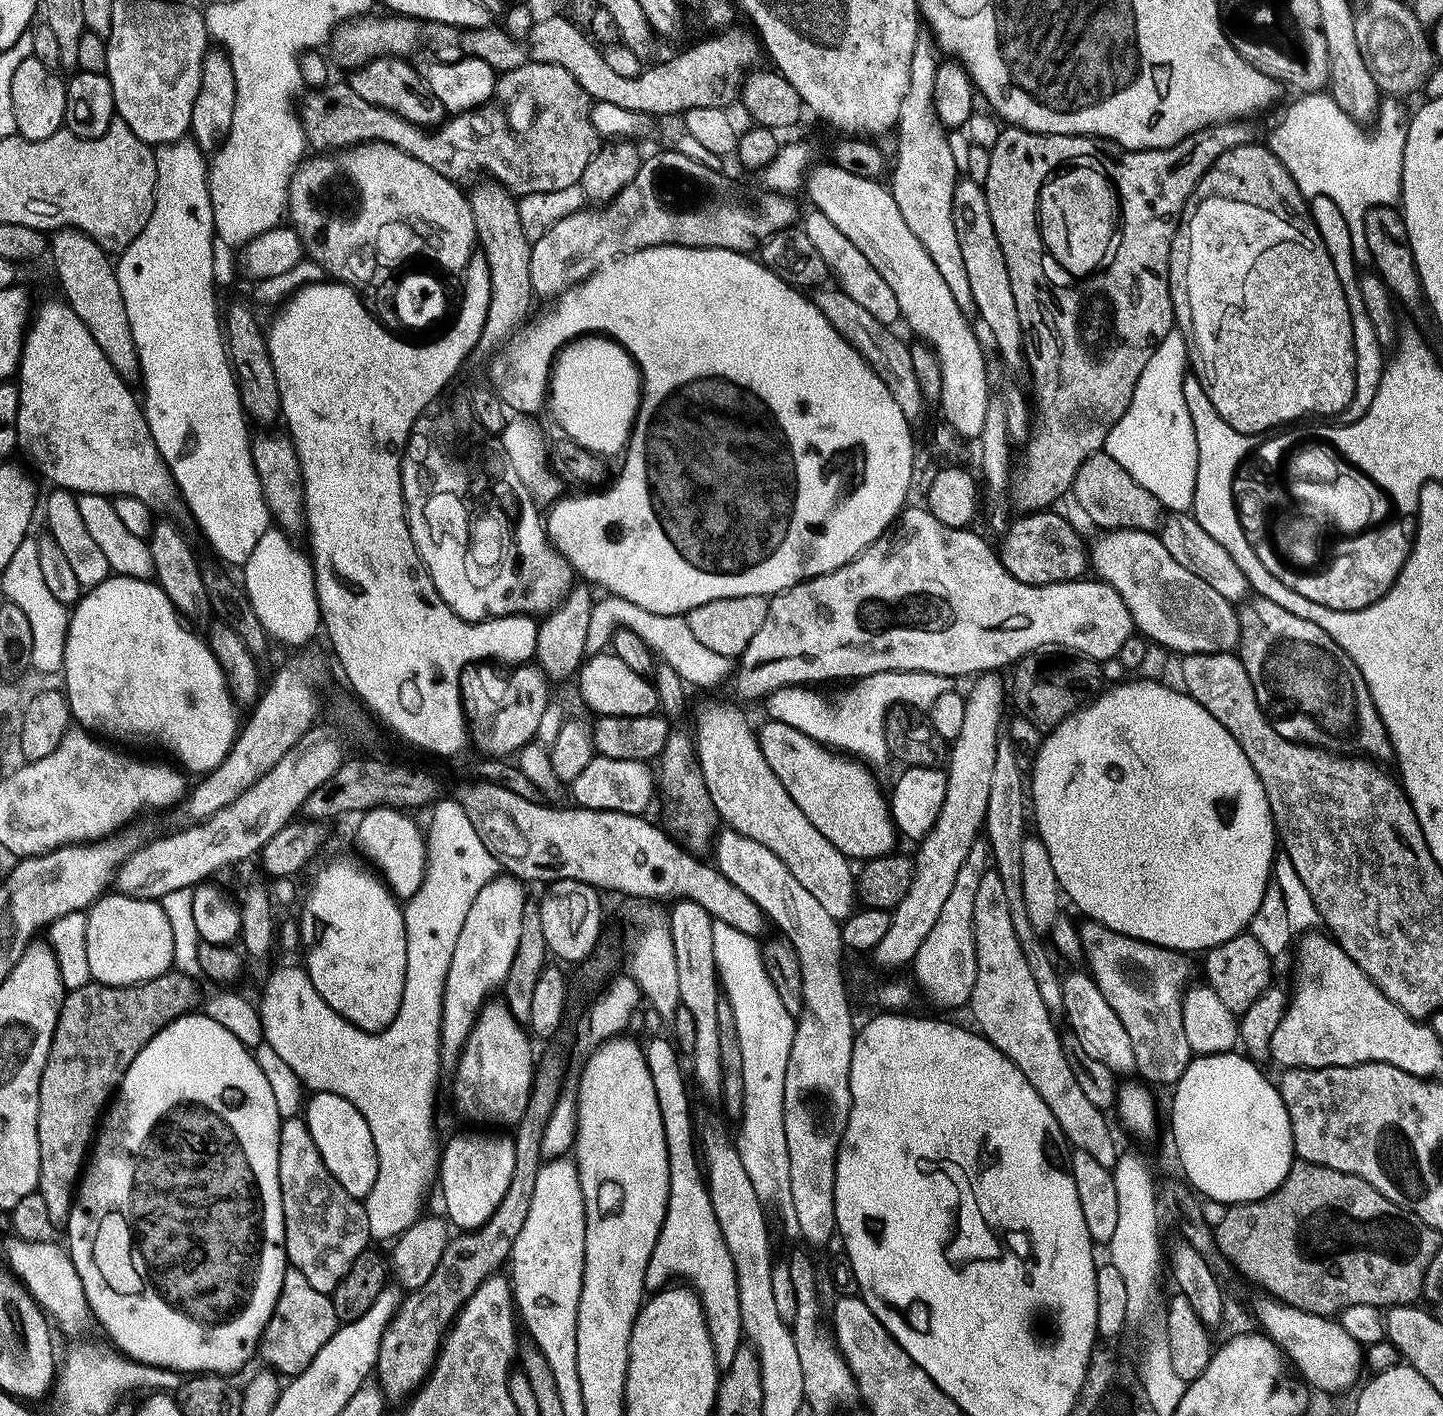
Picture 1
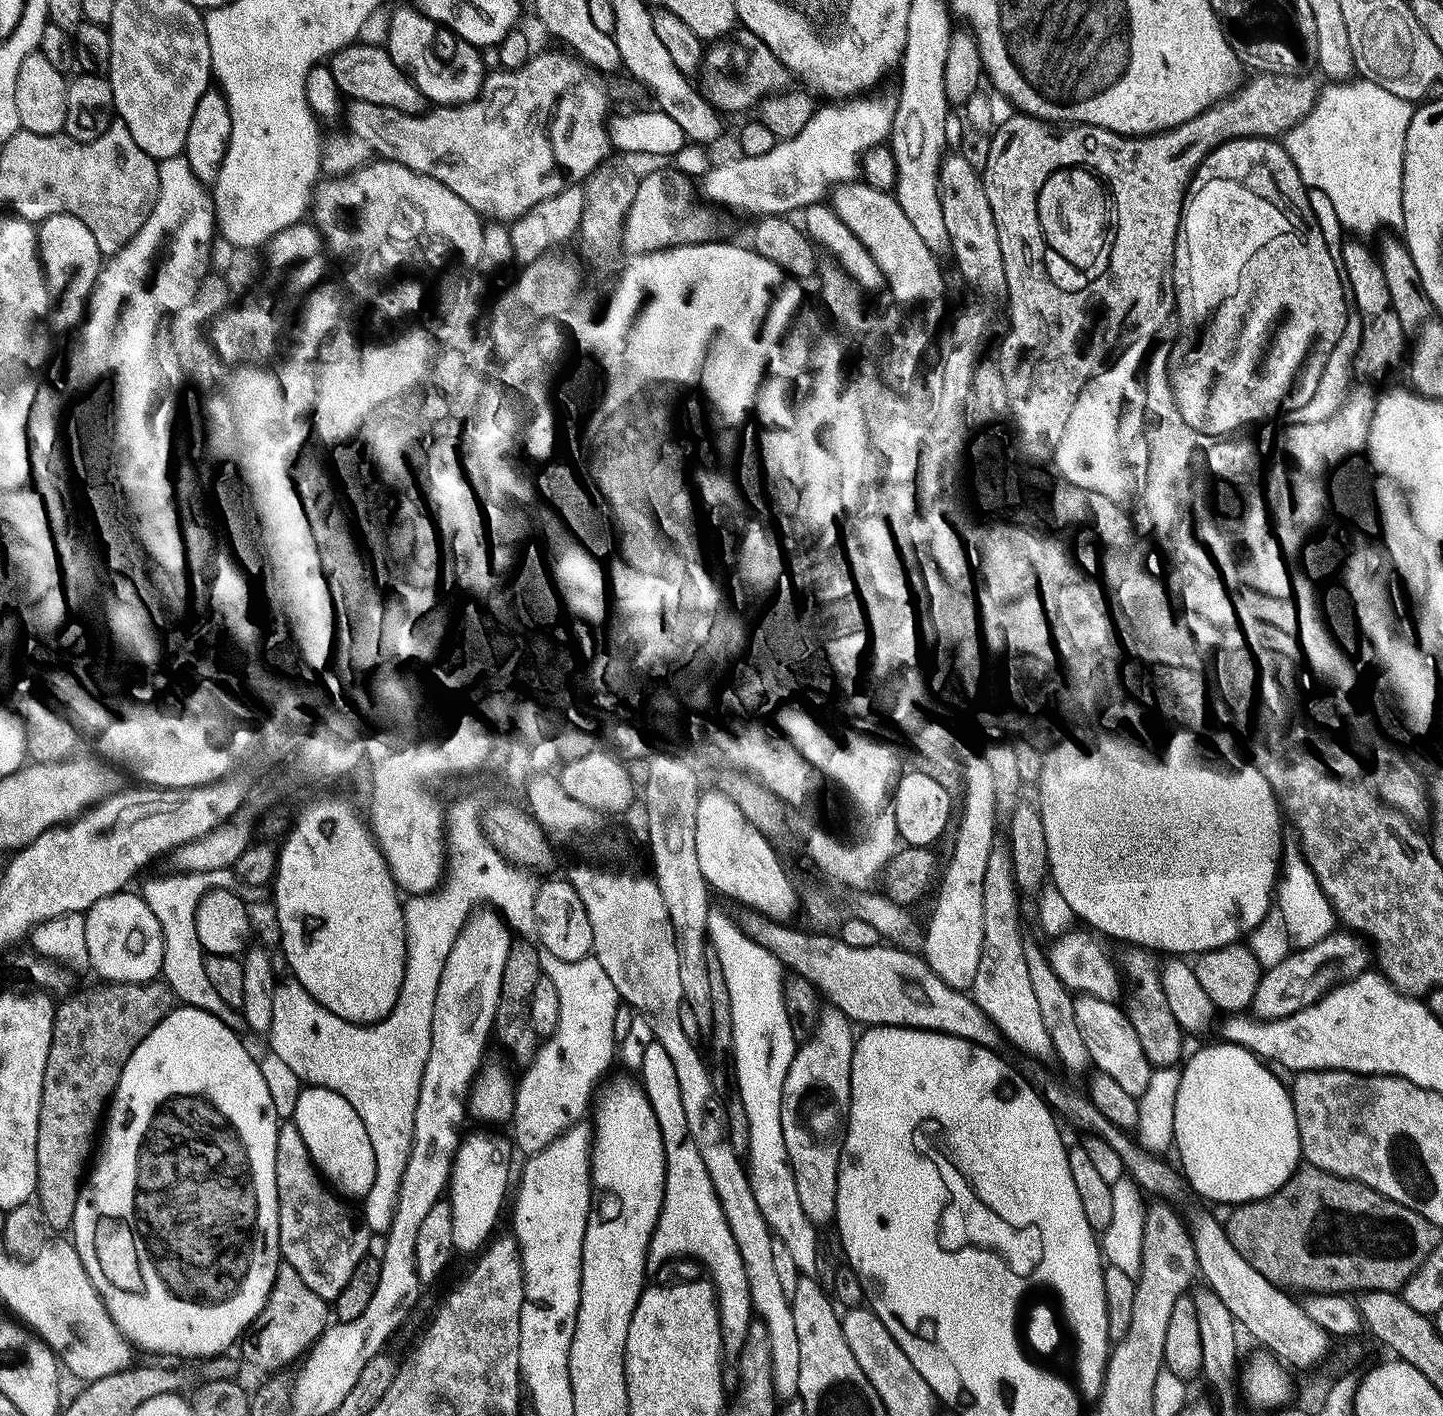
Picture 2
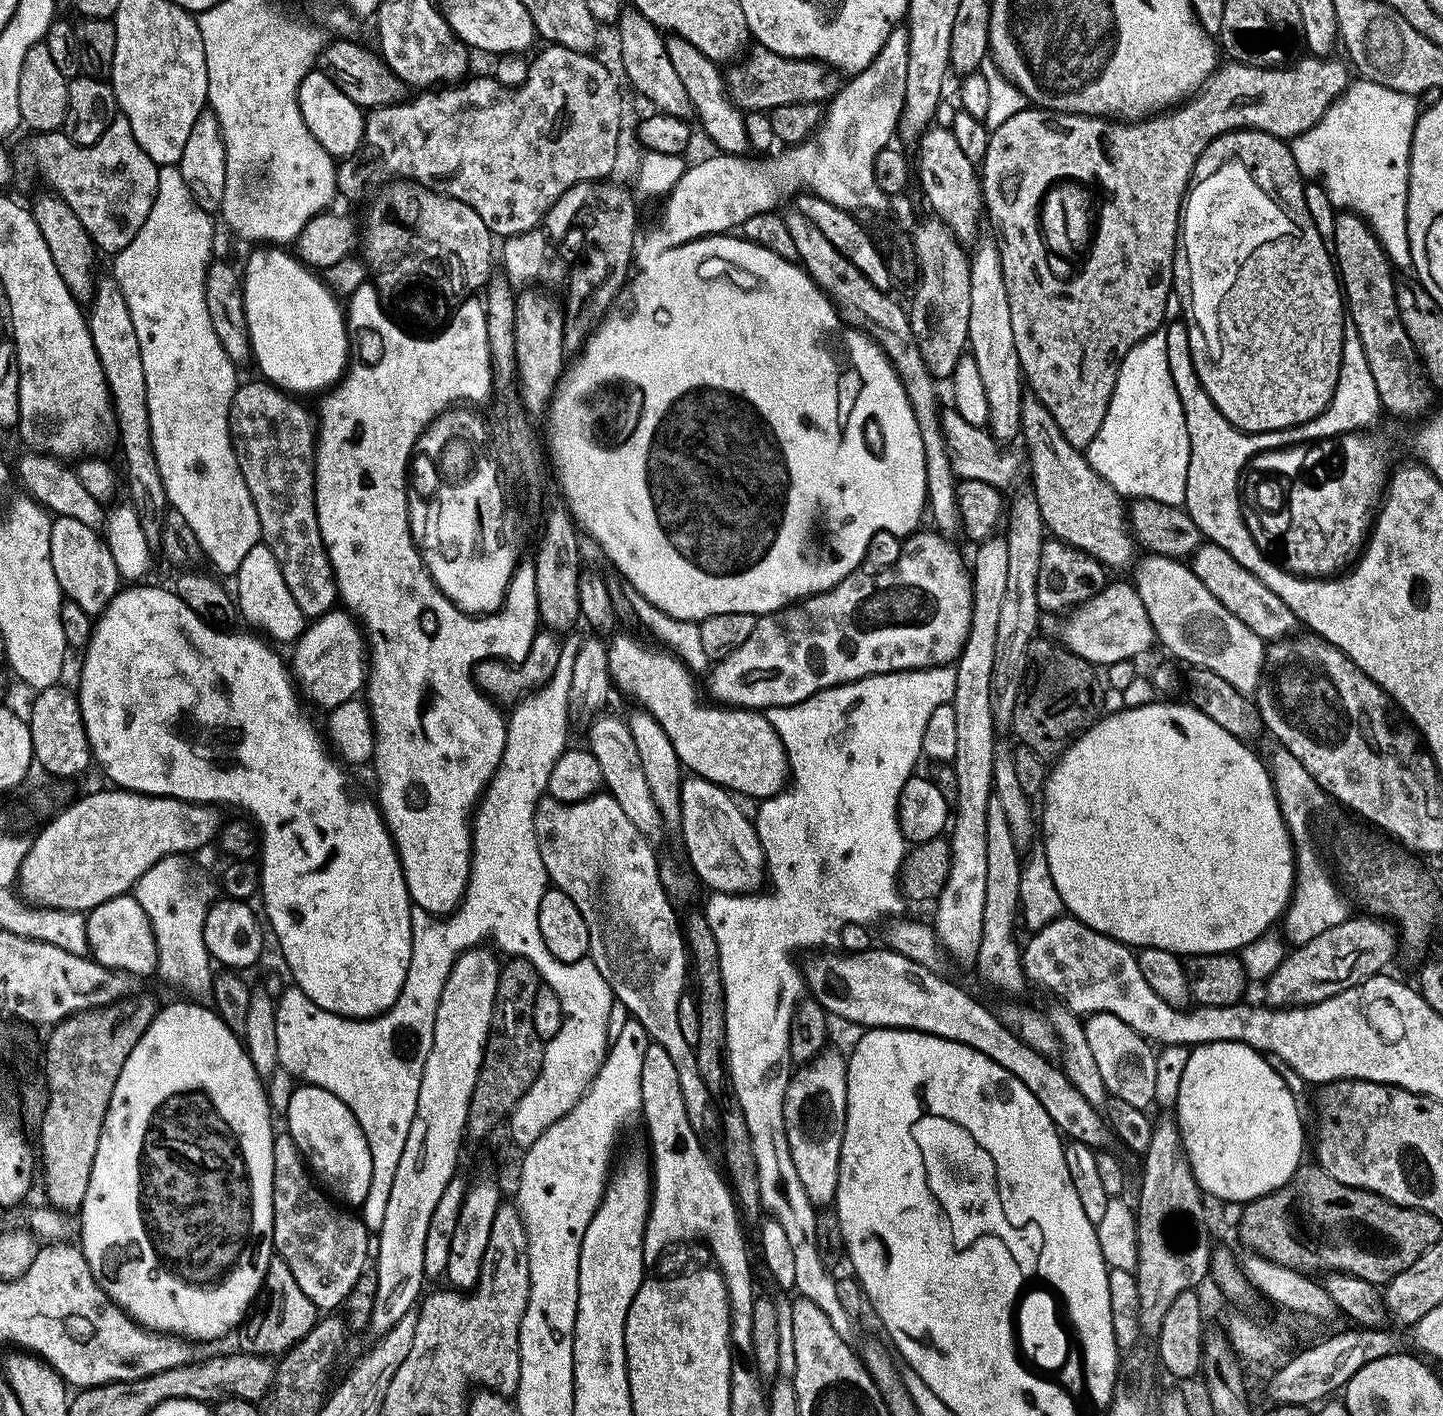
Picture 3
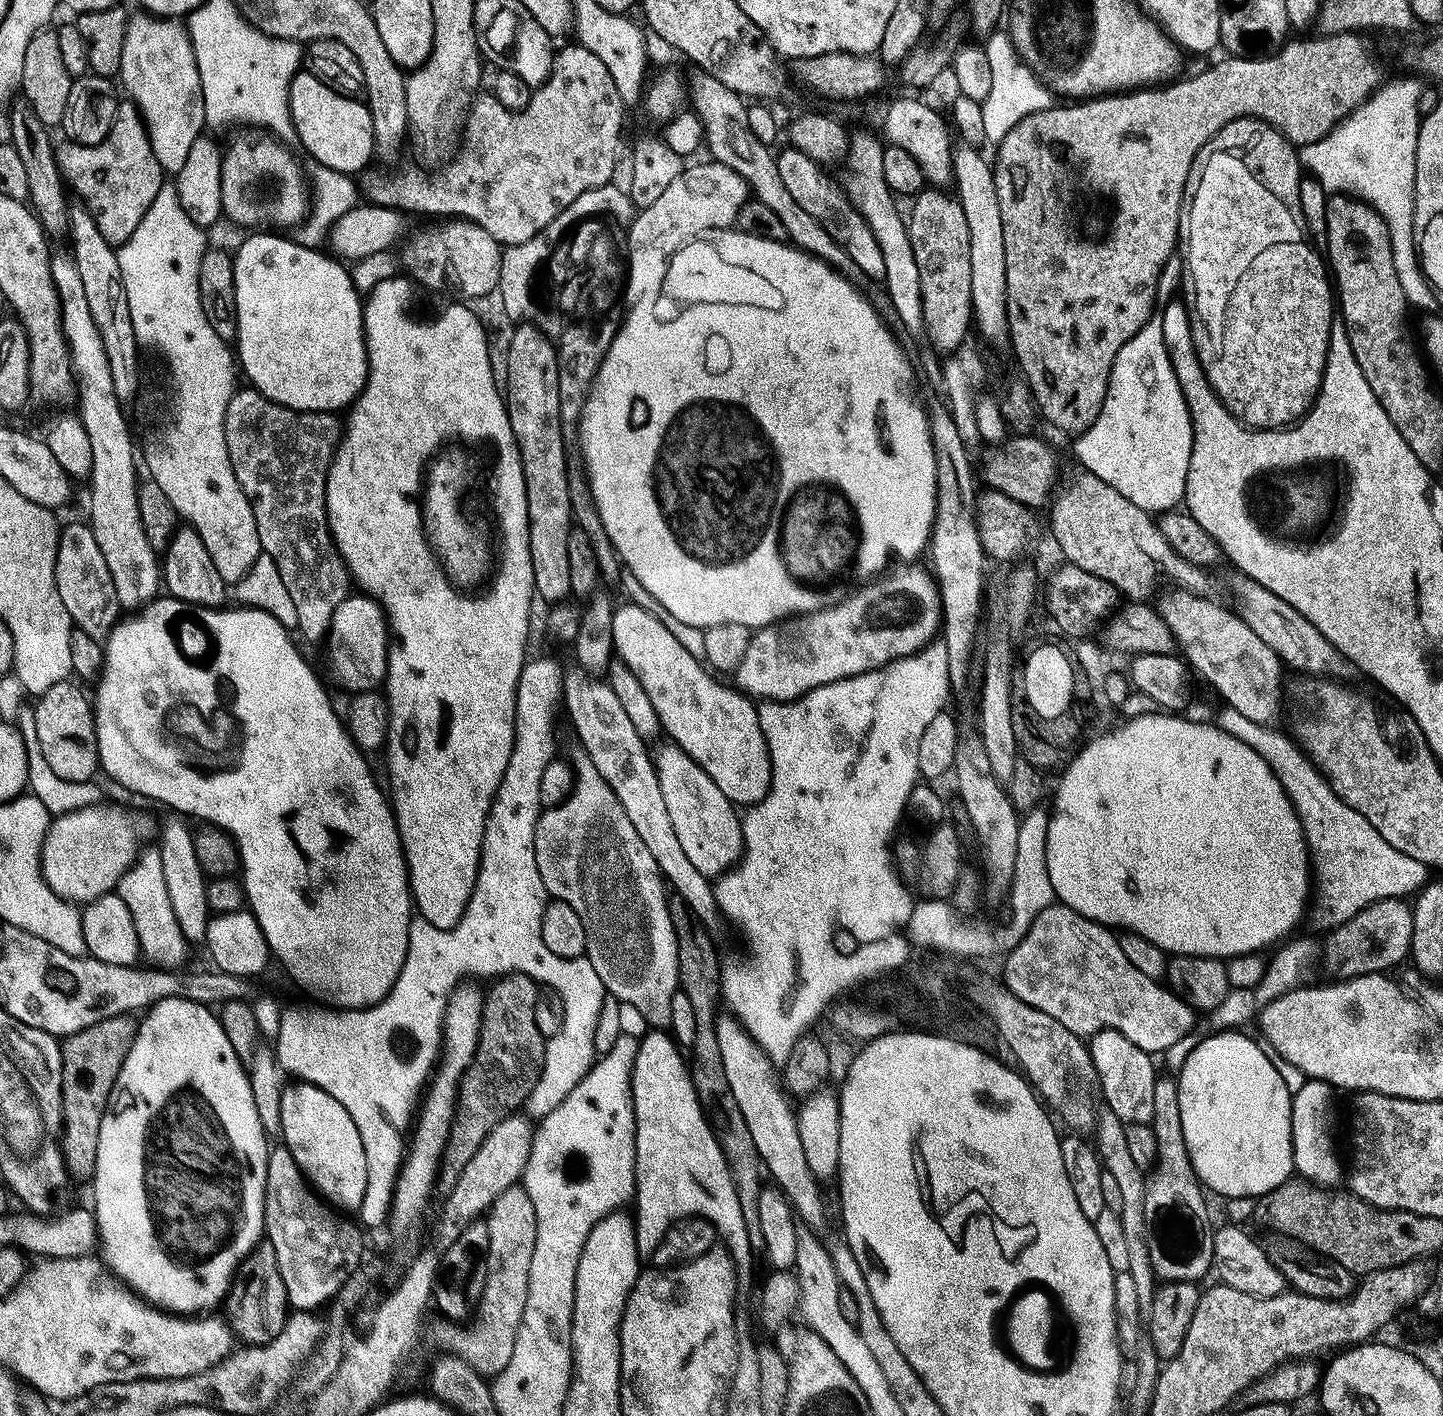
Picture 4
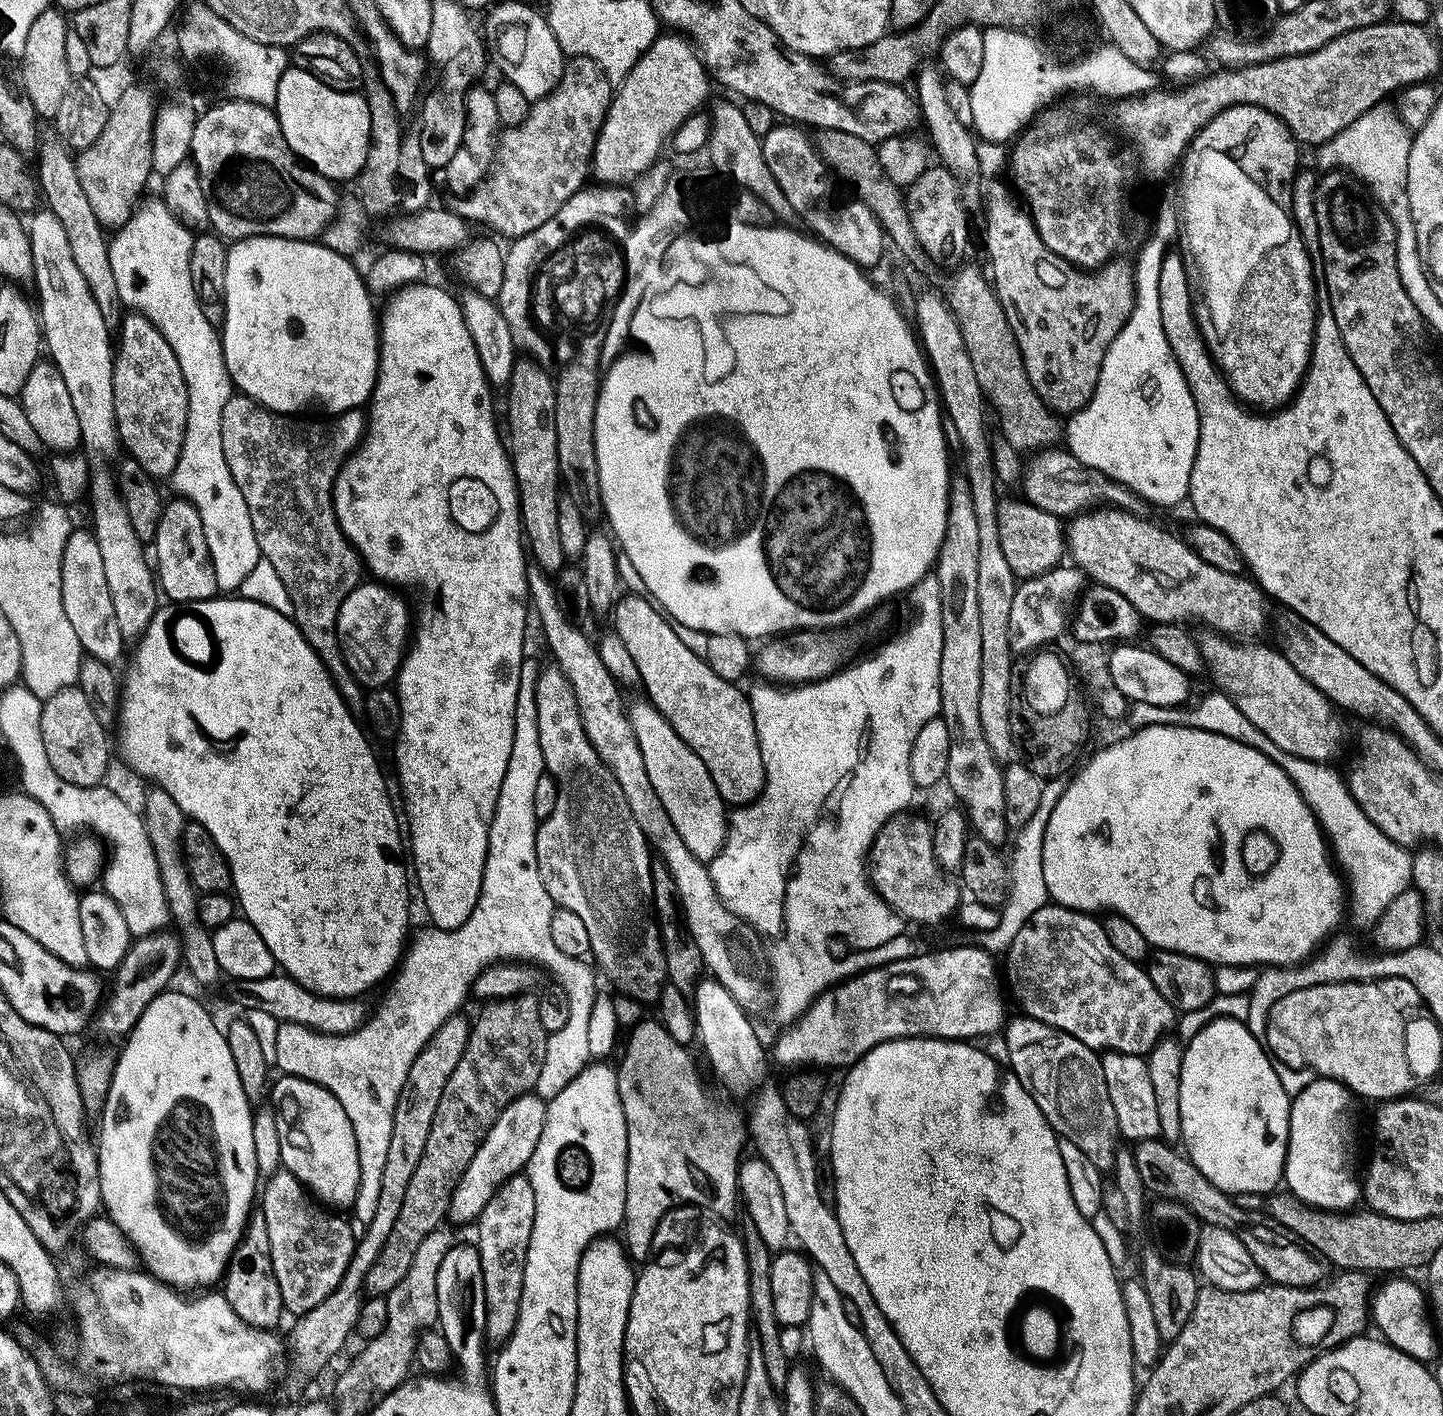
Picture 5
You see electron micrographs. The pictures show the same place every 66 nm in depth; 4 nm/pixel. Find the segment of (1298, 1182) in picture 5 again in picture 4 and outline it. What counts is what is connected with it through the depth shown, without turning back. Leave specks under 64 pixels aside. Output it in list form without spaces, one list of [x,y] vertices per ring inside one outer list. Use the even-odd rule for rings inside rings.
[[[1311,1078],[1305,1079],[1303,1086],[1292,1093],[1292,1163],[1303,1179],[1321,1186],[1336,1186],[1342,1180],[1332,1128],[1328,1125],[1332,1116],[1332,1095],[1332,1085]]]

